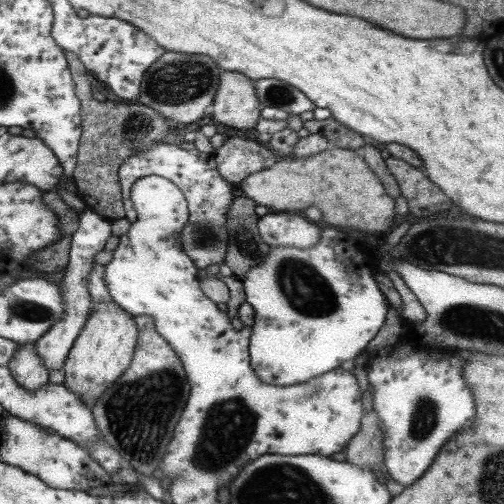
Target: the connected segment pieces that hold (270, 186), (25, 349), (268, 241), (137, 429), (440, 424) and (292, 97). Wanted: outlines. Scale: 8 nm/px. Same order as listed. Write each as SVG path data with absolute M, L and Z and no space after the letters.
M329 147L309 156L309 160L280 157L272 166L246 176L236 190L271 210L303 210L317 206L323 220L331 226L383 233L392 223L394 199L385 194L376 174L358 150Z
M36 344L21 345L7 364L12 378L25 390L36 391L48 383L48 371L37 357Z
M285 212L285 214L267 214L258 218L256 227L262 241L269 247L285 246L301 250L313 248L320 239L321 228L305 218Z
M135 316L134 324L138 332L129 367L90 409L103 440L113 446L113 450L121 450L125 462L129 462L133 470L153 470L173 437L173 429L190 393L190 384L174 350L155 332L151 317Z
M389 346L367 348L366 371L368 385L373 387L372 409L377 413L381 441L384 446L384 466L388 476L401 486L413 484L428 468L437 454L440 446L459 428L471 424L475 414L473 398L469 394L469 387L462 379L460 353L454 353L441 359L433 359L430 352L422 351L419 346L414 347L409 357L398 358L392 354Z
M274 78L256 80L254 87L261 107L272 106L284 110L289 116L309 112L316 107L300 90Z

